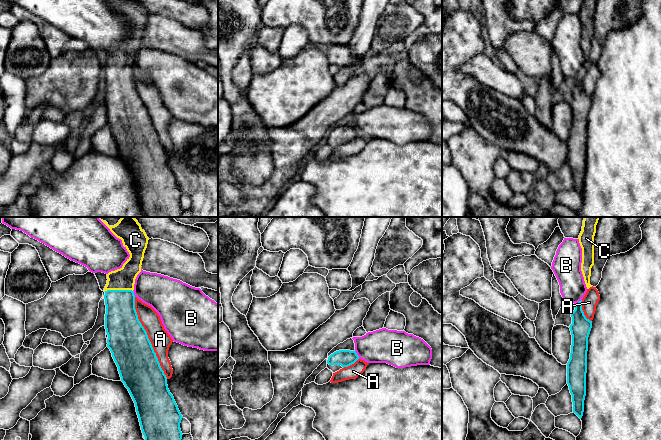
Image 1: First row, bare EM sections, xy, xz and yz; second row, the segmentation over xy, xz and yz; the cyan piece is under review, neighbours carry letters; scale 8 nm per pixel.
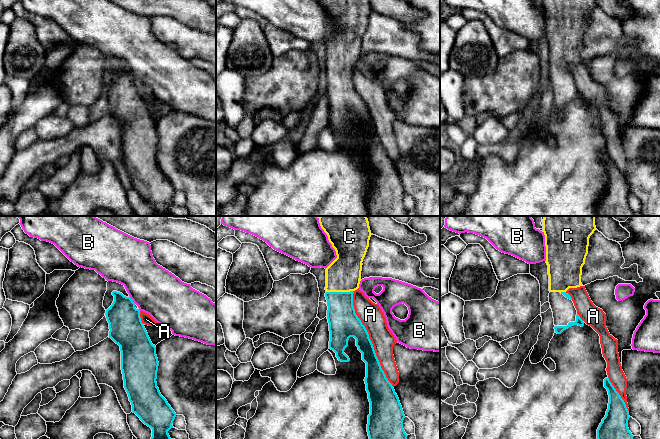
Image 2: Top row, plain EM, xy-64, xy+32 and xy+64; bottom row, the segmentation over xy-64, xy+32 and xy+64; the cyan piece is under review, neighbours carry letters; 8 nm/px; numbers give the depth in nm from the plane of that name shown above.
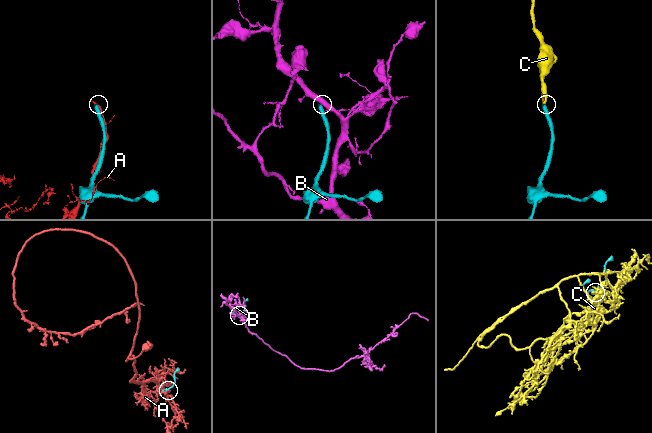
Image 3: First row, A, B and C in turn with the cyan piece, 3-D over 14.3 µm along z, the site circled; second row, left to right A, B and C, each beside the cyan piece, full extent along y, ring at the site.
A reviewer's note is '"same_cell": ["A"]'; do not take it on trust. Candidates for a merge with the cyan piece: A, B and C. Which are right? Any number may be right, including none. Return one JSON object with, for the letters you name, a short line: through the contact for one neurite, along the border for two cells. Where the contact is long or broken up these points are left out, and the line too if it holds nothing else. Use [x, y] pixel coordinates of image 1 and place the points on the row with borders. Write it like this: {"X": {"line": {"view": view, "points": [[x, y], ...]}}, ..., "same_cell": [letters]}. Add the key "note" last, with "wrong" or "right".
{"C": {"line": {"view": "xy", "points": [[121, 320], [118, 290], [120, 282], [124, 278]]}}, "same_cell": ["C"], "note": "wrong"}

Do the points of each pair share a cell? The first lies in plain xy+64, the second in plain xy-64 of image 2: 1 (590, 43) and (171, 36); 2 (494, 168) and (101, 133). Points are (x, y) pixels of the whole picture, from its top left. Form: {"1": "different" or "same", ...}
{"1": "same", "2": "different"}

